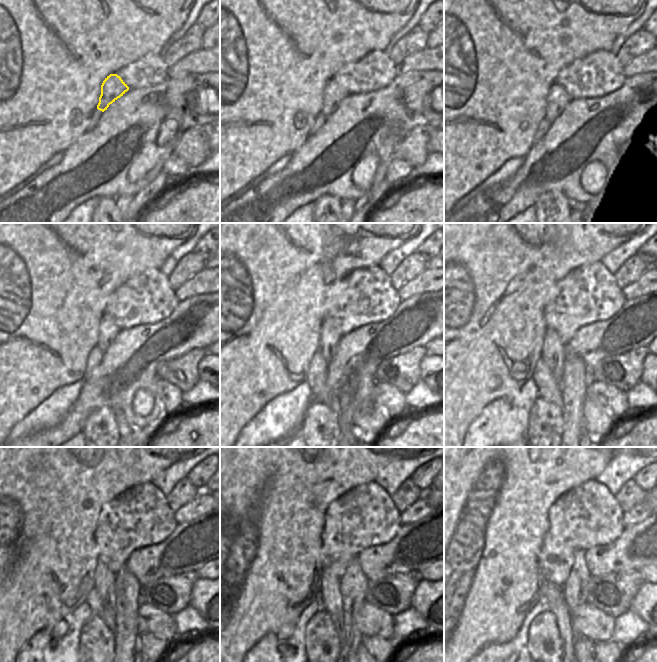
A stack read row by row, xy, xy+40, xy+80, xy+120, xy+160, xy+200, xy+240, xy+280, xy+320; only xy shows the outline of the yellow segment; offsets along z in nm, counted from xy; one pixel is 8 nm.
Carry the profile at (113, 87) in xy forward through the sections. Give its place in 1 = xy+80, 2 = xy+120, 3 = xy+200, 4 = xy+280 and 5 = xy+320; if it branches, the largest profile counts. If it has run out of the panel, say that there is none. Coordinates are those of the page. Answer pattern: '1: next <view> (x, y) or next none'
1: next xy+80 (557, 99)
2: next xy+120 (108, 329)
3: next xy+200 (553, 353)
4: next xy+280 (331, 601)
5: next xy+320 (554, 598)

